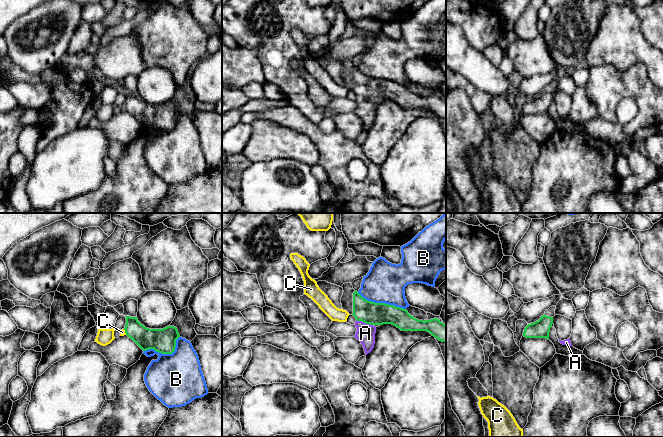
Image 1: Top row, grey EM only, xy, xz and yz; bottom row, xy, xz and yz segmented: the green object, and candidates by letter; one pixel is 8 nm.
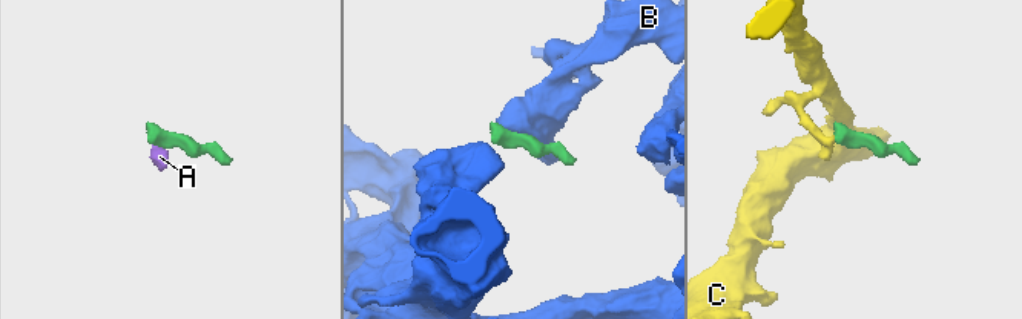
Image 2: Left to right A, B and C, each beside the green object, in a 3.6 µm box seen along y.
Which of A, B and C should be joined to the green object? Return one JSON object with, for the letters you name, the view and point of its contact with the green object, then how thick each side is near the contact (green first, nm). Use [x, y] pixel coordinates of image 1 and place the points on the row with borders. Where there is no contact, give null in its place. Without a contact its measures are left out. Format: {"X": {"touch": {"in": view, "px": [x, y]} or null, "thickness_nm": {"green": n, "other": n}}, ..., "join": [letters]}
{"A": {"touch": {"in": "xz", "px": [364, 322]}, "thickness_nm": {"green": 180, "other": 150}}, "join": ["A"]}

